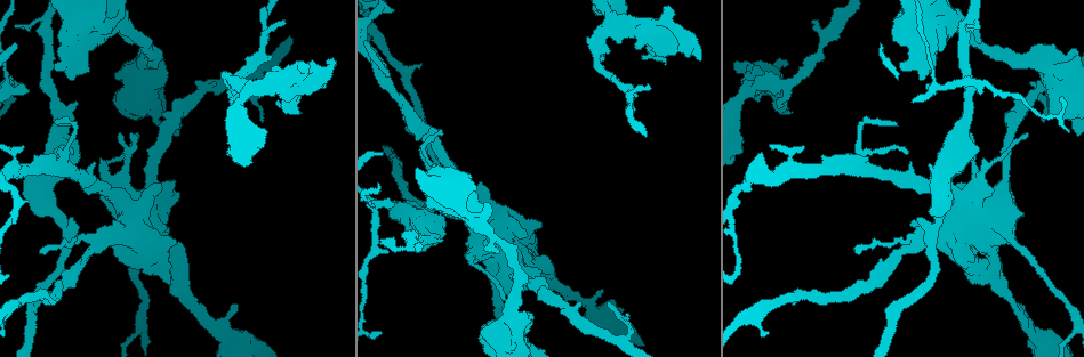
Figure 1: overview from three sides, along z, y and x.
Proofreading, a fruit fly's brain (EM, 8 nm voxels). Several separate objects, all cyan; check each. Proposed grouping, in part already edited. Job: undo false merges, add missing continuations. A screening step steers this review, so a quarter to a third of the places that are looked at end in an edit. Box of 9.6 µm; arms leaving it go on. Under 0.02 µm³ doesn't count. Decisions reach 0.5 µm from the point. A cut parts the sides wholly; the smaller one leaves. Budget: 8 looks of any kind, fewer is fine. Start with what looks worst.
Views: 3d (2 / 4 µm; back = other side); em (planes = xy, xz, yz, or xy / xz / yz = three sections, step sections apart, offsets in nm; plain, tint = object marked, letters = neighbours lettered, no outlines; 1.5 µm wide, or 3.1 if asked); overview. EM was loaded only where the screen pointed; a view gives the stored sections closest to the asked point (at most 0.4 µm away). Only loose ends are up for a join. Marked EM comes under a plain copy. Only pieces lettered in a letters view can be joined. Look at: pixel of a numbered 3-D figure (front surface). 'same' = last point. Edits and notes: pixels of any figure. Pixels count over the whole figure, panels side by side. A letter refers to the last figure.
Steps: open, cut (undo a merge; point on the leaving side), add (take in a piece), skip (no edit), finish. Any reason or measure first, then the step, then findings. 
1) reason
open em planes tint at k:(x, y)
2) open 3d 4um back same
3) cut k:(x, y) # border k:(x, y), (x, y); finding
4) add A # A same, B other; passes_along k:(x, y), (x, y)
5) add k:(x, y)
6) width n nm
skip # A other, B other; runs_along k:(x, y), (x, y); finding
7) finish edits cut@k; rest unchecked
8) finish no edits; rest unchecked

open 3d 2um back at 1:(600, 293)

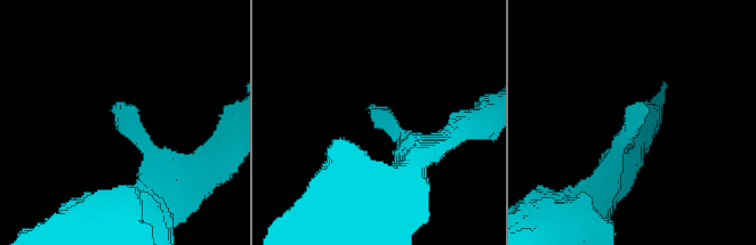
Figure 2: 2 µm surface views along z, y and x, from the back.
now the EM
open em planes letters at 2:(371, 112)

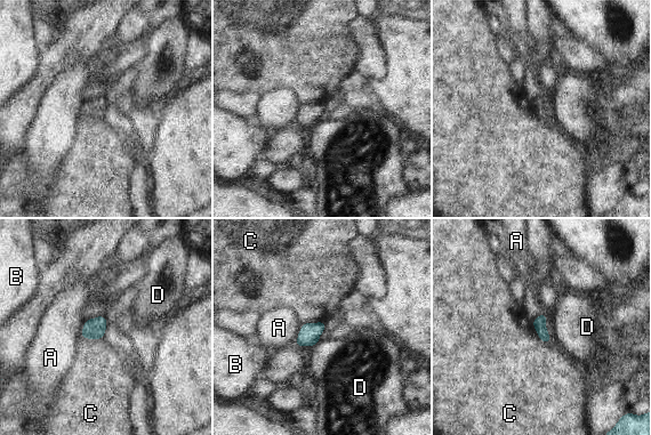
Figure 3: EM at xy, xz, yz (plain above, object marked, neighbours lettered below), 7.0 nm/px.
skip # A other, B other, C other, D other; no lettered piece goes on from it

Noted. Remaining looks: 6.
thin end
open em planes letters at 1:(260, 121)

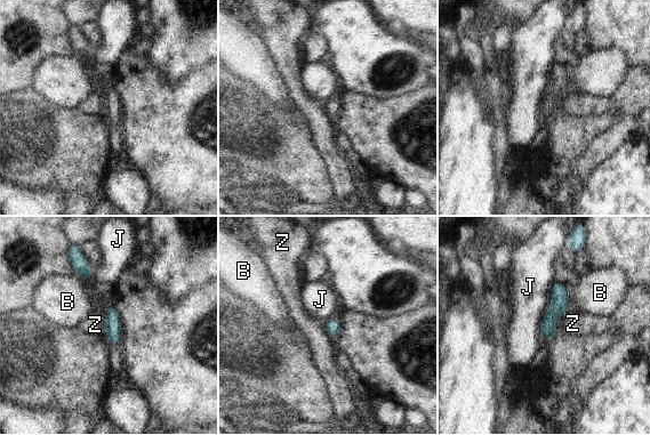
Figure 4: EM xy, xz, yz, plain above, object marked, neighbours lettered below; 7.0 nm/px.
skip # B other, J other, Z other; border 4:(554, 282), (551, 305), (540, 327); none of them fits

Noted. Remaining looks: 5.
open em planes letters at 1:(379, 332)

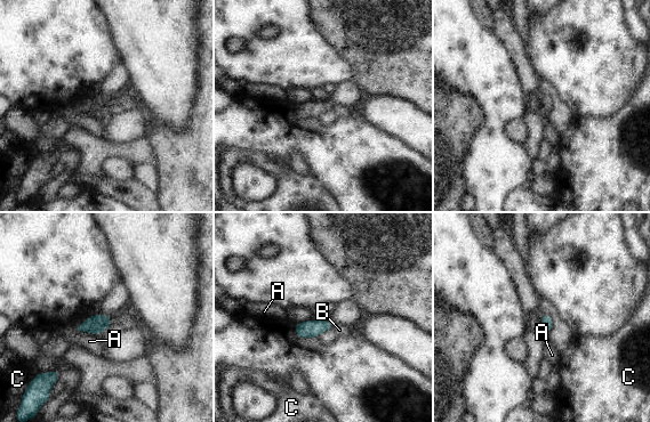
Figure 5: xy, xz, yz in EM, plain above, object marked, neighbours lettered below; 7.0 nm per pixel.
width 80 nm
skip # A other, B other, C other; border 5:(334, 324), (331, 329); none of them fits

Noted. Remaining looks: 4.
finish no edits; rest unchecked

